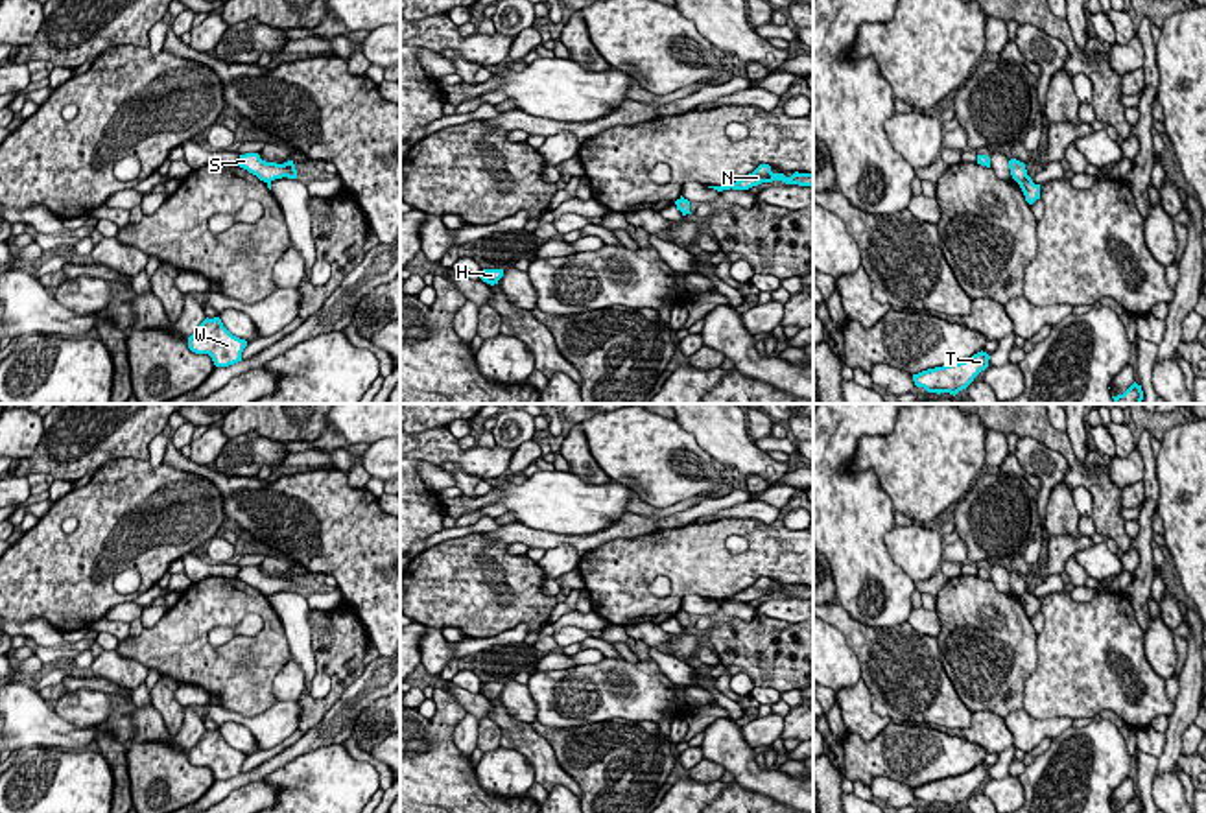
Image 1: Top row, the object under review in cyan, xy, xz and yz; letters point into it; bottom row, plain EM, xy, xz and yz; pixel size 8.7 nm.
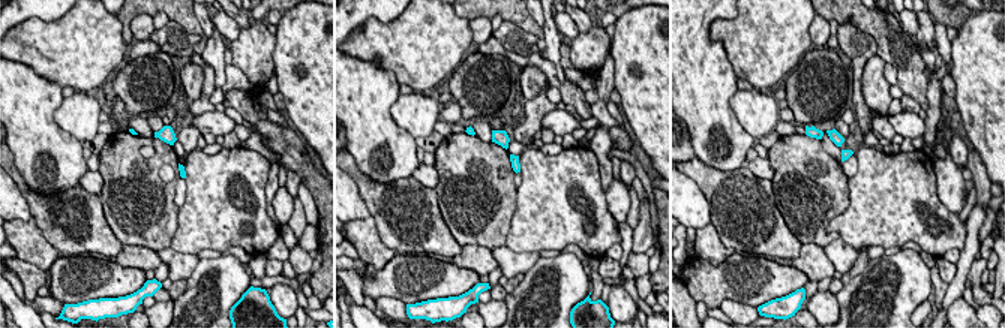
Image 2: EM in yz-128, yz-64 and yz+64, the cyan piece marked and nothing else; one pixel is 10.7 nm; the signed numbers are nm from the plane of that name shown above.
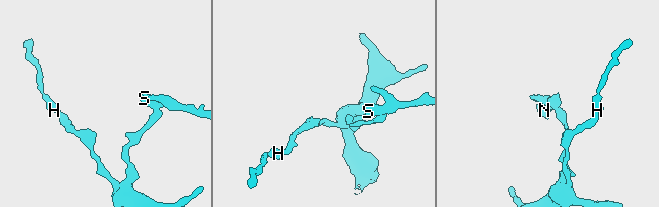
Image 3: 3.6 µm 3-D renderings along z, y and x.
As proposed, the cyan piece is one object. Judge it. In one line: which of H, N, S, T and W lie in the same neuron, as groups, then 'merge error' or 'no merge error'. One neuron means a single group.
H T W / N S; merge error

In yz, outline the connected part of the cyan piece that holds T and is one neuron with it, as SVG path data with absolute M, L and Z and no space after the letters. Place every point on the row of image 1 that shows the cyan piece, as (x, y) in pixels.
M981 350L964 361L913 374L913 382L916 387L924 387L928 393L950 393L955 396L959 391L966 389L981 371L988 367L988 359L990 356Z

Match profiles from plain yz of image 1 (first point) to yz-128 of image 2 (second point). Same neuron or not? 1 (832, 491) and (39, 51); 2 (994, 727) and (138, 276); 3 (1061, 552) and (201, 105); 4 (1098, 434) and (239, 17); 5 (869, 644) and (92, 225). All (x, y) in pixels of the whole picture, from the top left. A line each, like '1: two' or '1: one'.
1: two
2: two
3: one
4: two
5: one

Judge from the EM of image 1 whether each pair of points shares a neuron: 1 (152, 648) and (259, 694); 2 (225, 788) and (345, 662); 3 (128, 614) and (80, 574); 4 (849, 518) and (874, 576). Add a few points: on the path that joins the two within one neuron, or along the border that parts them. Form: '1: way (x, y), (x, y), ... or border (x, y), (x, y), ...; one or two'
1: way (177, 648), (200, 664), (233, 671); one
2: border (349, 684), (325, 716), (303, 734); two
3: border (133, 600), (117, 603), (104, 616); two
4: way (851, 533), (860, 561); one

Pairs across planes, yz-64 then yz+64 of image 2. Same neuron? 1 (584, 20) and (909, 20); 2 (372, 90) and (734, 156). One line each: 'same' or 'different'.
1: different
2: same

